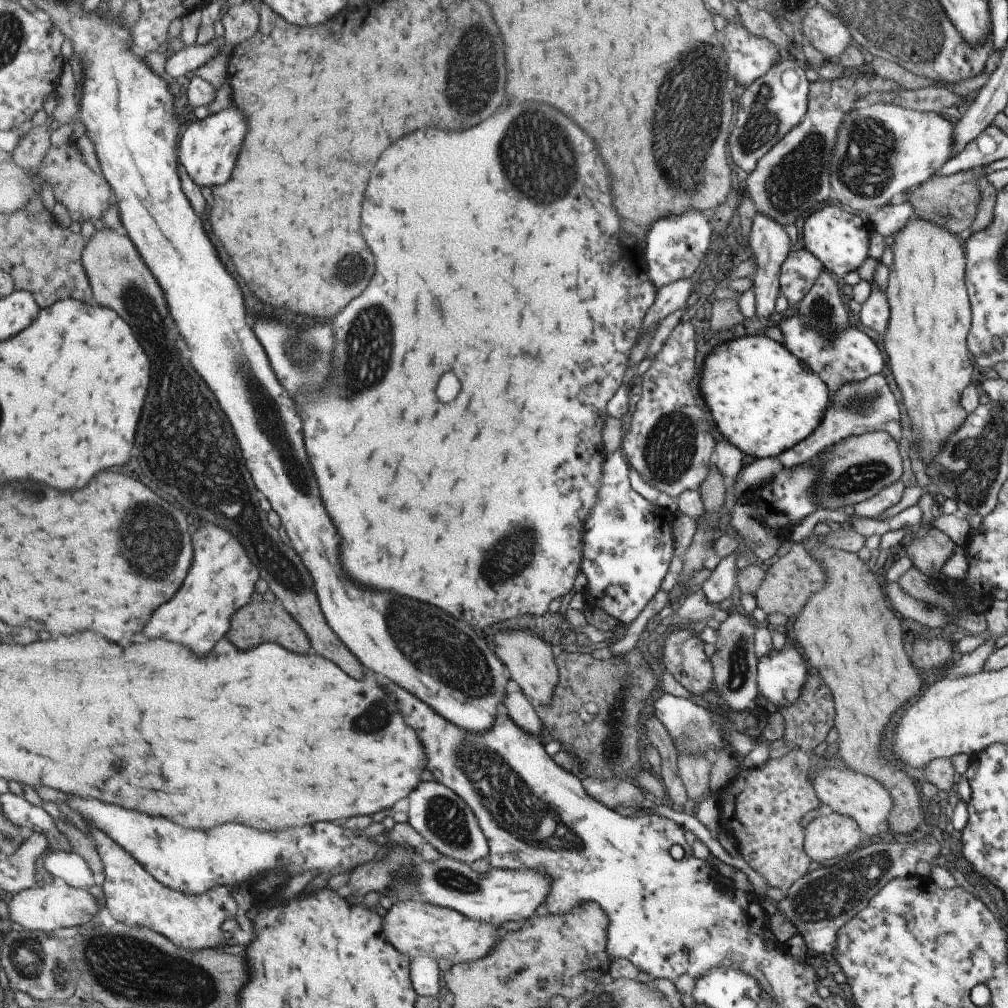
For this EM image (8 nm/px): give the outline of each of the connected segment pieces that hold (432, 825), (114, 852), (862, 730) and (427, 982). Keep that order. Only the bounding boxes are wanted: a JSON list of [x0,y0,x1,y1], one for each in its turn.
[[408,781,490,863],[82,822,237,951],[790,543,924,834],[411,957,441,999]]

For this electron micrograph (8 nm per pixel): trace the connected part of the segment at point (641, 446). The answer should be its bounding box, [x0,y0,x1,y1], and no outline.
[621,323,713,499]

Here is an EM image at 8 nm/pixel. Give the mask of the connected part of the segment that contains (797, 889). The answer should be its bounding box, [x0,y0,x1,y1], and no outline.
[759,840,939,956]

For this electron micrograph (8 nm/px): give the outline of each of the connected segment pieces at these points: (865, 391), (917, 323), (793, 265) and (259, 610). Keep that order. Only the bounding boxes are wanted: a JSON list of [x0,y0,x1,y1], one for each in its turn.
[[777,374,901,468],[883,216,973,467],[778,249,823,305],[225,600,313,654]]

